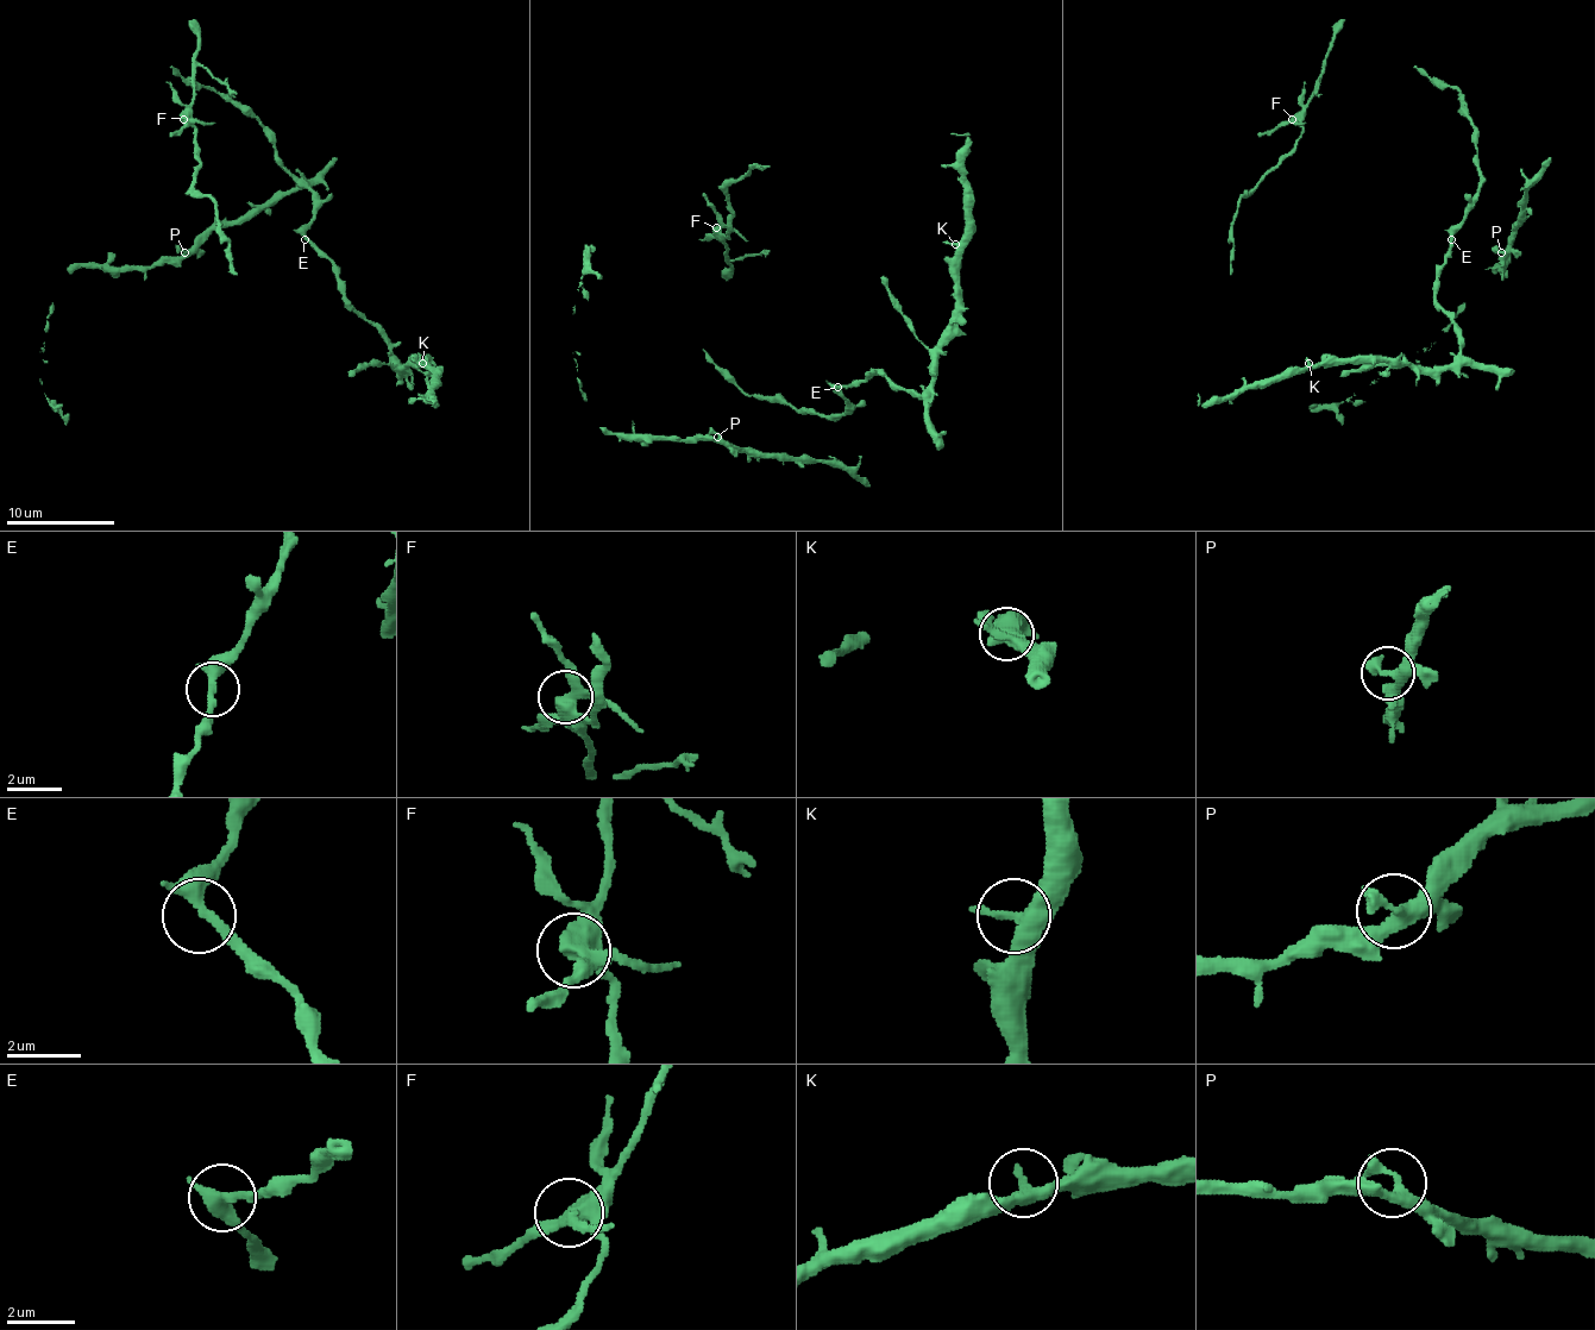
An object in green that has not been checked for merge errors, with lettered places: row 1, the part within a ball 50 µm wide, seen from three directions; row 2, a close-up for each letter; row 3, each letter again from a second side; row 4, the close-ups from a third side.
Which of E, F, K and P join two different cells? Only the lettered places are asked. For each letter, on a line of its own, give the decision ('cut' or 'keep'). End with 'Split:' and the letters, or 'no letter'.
E: keep
F: cut
K: keep
P: keep
Split: F

